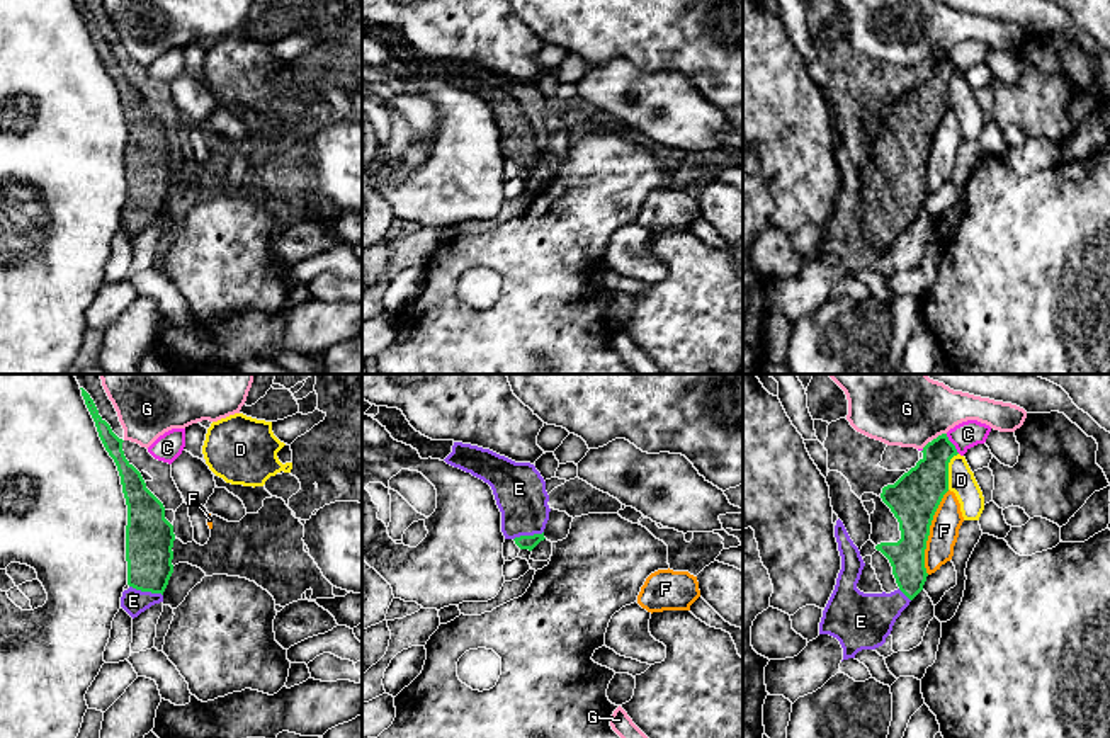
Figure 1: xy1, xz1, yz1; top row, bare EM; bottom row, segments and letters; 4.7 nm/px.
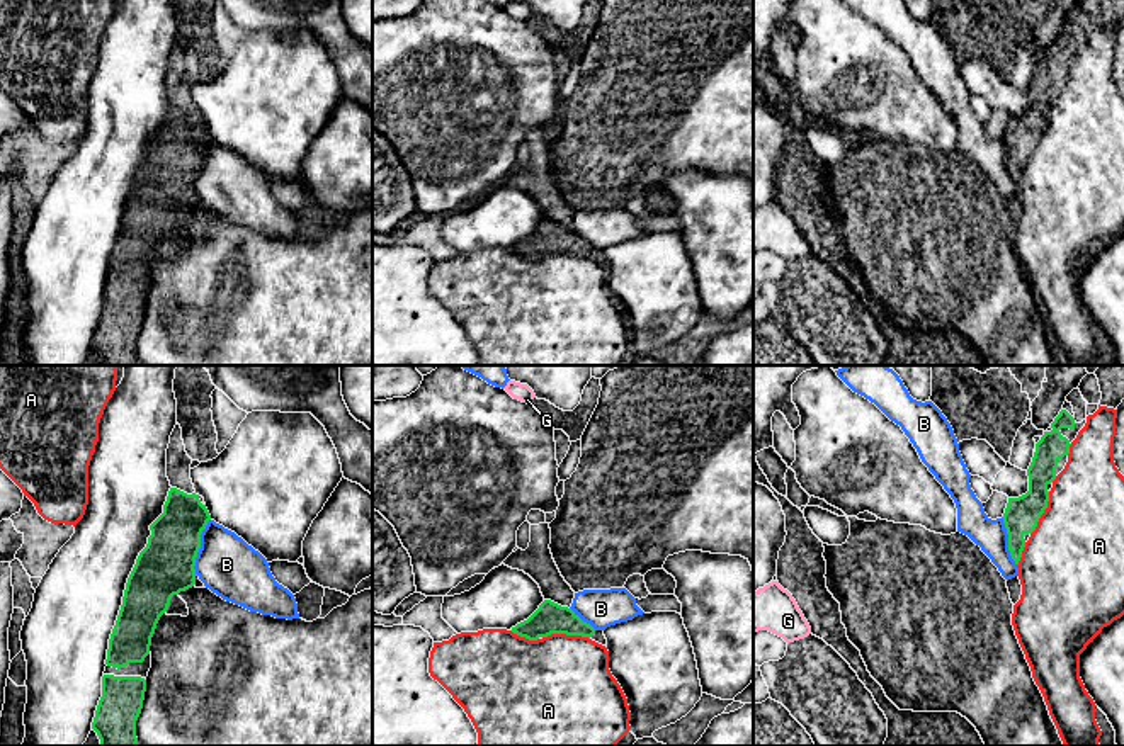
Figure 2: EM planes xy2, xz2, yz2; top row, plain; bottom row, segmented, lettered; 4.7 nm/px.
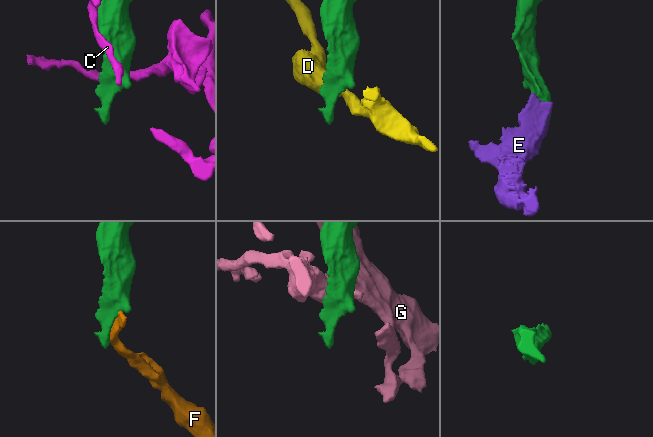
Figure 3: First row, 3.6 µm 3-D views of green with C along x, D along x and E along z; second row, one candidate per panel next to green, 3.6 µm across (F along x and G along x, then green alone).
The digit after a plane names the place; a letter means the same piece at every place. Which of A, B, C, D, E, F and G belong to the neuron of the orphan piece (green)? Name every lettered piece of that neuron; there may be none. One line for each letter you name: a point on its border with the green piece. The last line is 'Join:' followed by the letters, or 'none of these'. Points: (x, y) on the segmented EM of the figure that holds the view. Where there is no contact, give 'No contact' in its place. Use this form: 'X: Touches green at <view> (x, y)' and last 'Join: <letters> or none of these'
E: Touches green at xy1 (147, 590)
Join: E

